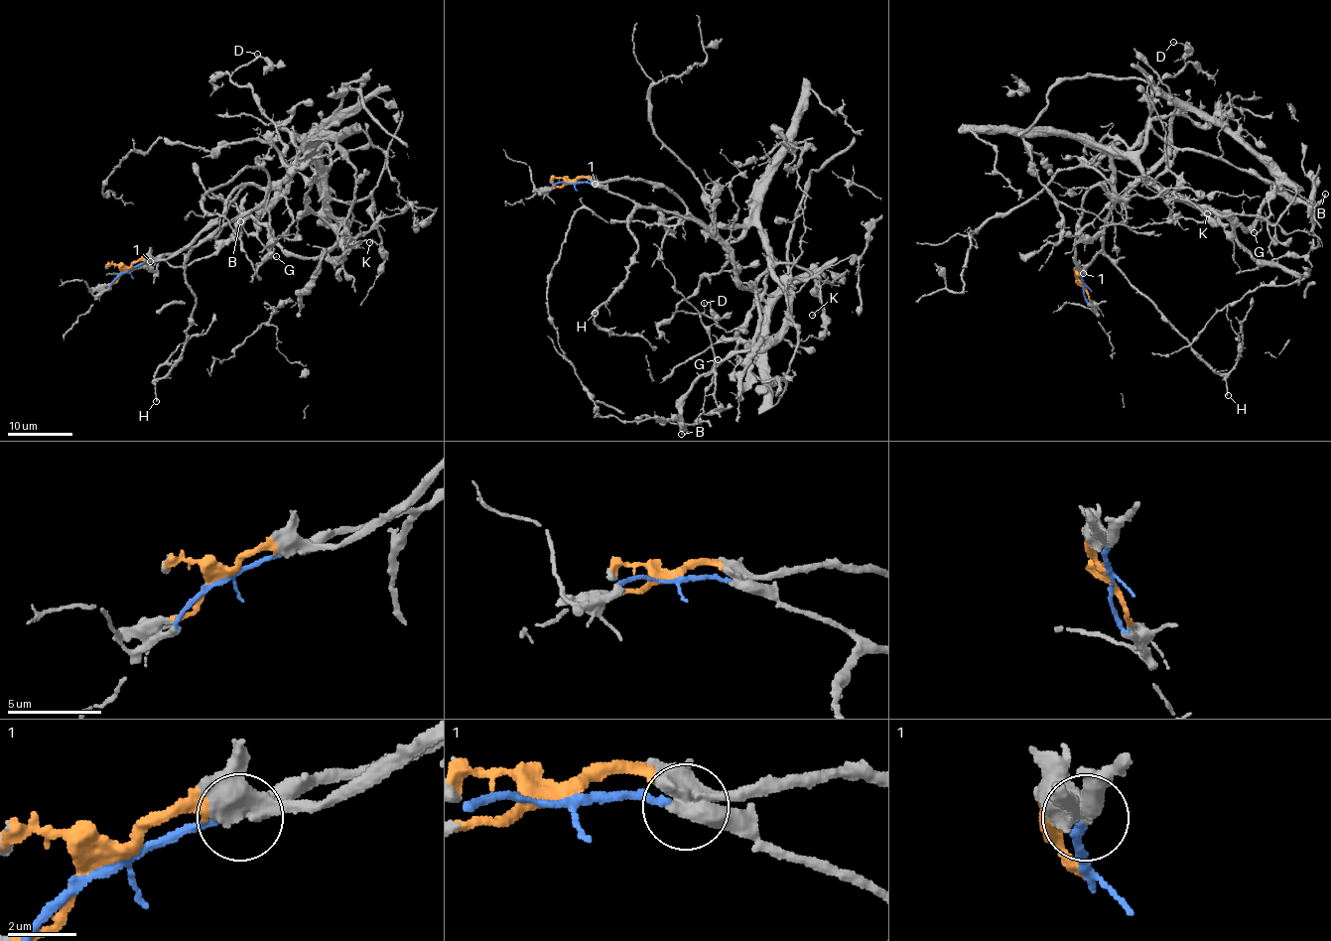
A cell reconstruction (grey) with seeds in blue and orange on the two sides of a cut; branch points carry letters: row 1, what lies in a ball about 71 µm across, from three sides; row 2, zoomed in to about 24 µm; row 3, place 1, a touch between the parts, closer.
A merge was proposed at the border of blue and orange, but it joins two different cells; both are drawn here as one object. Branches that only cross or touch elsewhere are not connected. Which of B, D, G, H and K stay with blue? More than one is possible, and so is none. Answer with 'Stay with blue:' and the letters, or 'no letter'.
Stay with blue: H

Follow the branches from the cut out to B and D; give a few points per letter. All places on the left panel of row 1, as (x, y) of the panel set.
B: (126, 271), (188, 247), (236, 187), (287, 182), (306, 162), (345, 233), (304, 258), (241, 221)
D: (126, 271), (188, 247), (236, 187), (274, 186), (296, 167), (284, 161), (258, 98), (229, 77), (257, 54)

